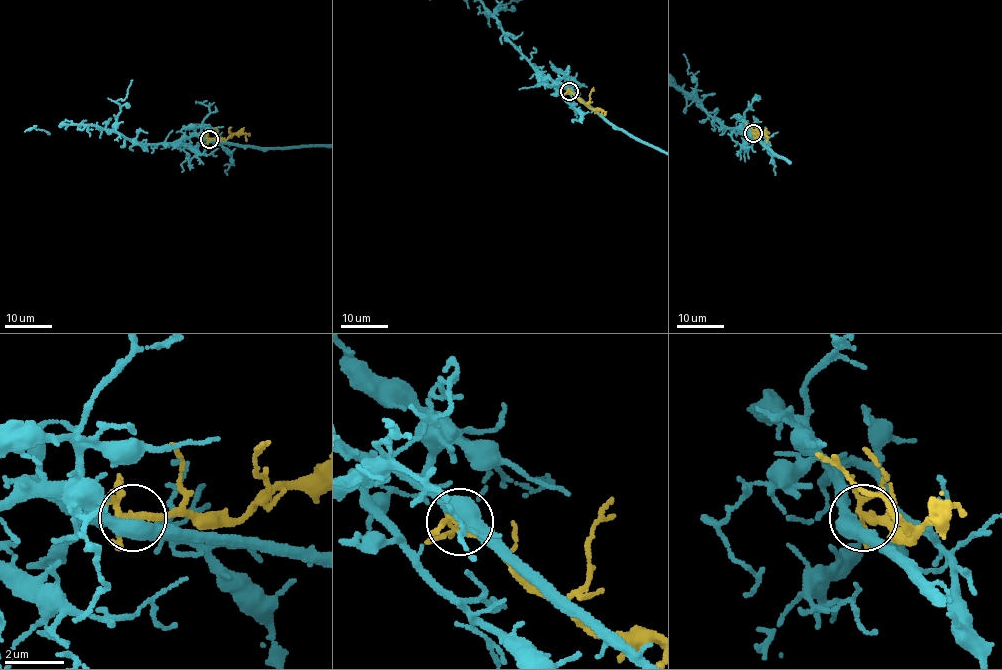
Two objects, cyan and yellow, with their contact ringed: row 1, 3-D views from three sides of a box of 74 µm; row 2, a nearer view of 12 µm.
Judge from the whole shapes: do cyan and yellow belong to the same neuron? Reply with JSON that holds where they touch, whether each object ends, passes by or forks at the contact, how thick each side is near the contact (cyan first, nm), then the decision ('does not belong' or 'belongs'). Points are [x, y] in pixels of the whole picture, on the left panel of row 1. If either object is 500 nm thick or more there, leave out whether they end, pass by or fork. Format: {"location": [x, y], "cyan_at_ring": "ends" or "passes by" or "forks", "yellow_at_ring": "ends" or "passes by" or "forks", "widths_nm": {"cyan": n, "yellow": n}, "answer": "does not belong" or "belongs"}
{"location": [209, 139], "widths_nm": {"cyan": 500, "yellow": 200}, "answer": "belongs"}

